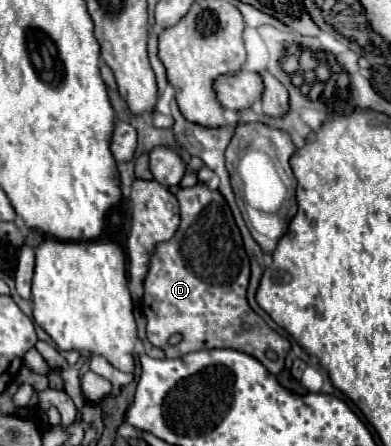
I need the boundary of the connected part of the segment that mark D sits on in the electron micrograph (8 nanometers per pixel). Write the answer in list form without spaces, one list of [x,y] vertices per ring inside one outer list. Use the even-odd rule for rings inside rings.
[[[196,184],[192,188],[180,188],[176,192],[180,204],[180,228],[172,240],[158,244],[156,252],[150,260],[150,270],[144,280],[144,296],[142,296],[142,312],[146,316],[146,334],[148,340],[164,350],[166,358],[180,358],[184,354],[206,350],[206,348],[232,348],[244,354],[250,354],[270,370],[270,374],[278,374],[284,368],[284,358],[290,350],[290,342],[280,336],[276,330],[268,328],[268,324],[248,306],[246,288],[250,280],[250,264],[246,250],[242,246],[240,230],[232,218],[232,212],[224,200],[224,196],[216,190],[208,190],[206,184]],[[172,334],[182,334],[182,342],[170,346],[168,340]]]

